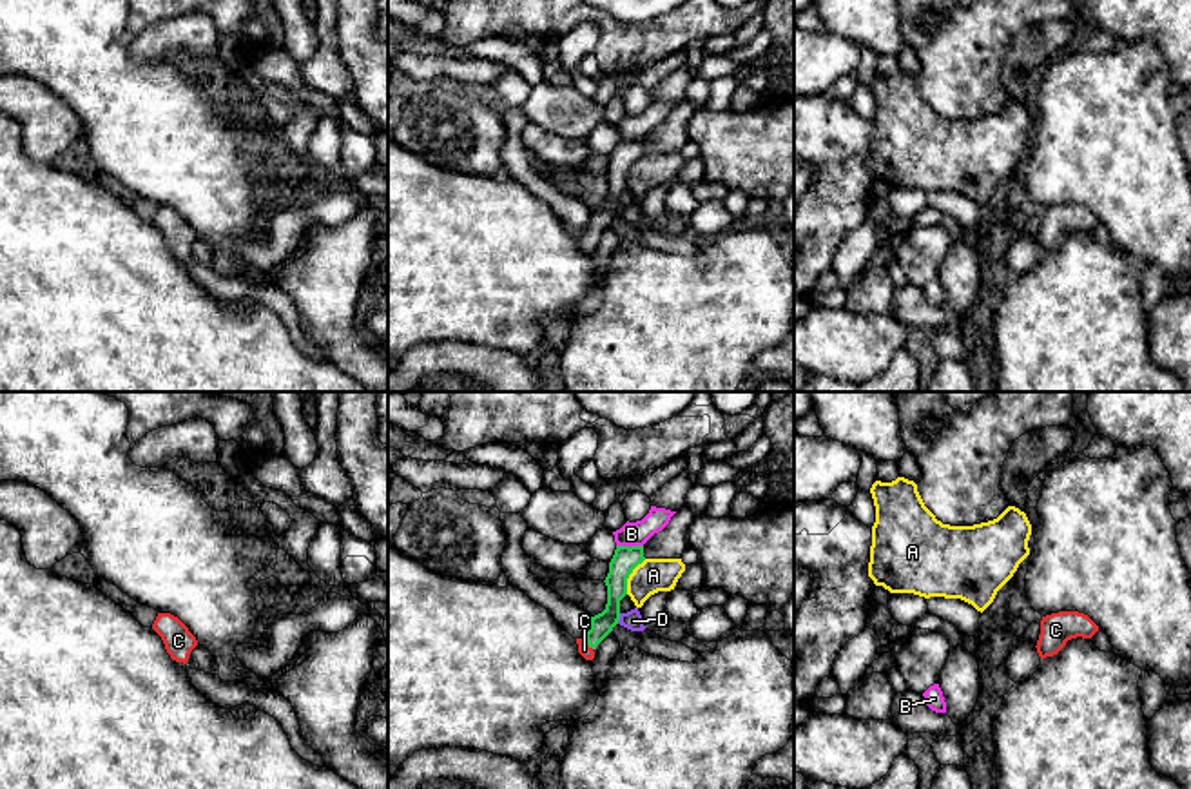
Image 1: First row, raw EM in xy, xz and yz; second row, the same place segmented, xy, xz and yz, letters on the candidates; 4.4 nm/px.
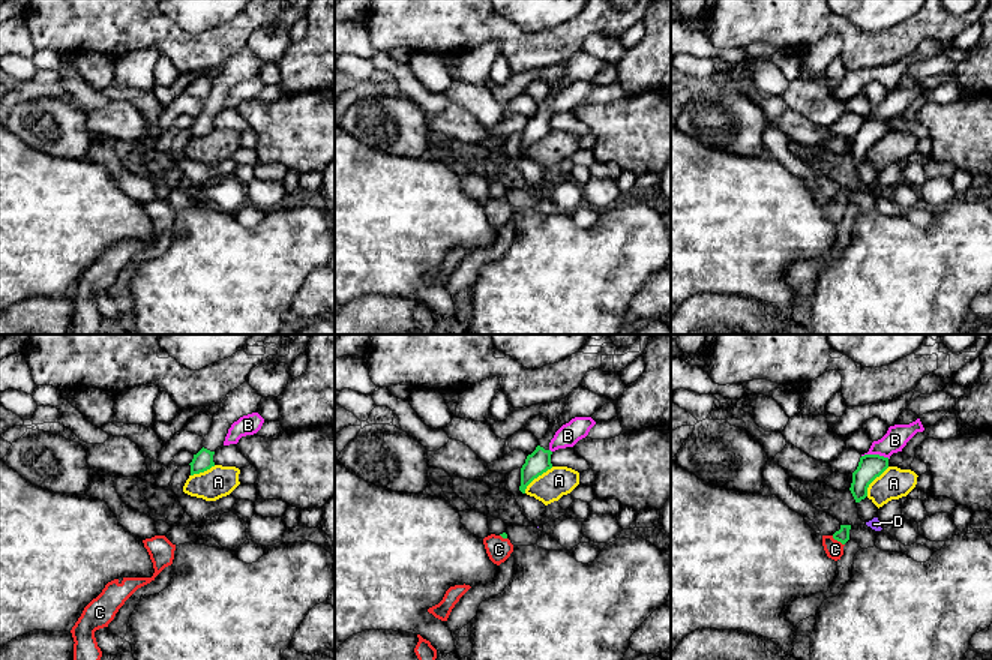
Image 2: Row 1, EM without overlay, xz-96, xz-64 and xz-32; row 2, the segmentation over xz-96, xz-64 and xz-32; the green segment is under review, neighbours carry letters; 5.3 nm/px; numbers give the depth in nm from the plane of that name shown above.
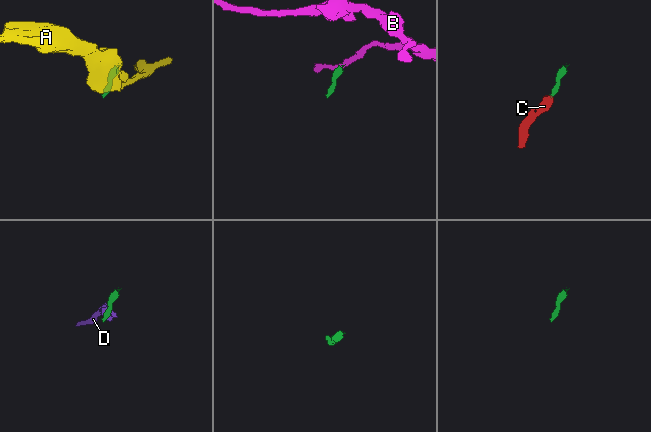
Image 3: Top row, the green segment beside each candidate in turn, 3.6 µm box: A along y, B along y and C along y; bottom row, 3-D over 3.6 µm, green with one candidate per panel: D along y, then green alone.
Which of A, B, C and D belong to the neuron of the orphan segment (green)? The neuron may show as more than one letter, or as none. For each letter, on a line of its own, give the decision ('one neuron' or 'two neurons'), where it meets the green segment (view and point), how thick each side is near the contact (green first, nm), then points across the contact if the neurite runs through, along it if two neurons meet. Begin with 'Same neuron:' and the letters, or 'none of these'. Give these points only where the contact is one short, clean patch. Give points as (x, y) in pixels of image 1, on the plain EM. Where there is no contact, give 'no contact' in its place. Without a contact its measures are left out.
Same neuron: C
A: two neurons; meets green in xz at (629, 167); 110 nm thick on the green side, 150 nm on the other; border along xz (646, 153), (629, 169), (626, 187)
B: two neurons; meets green in xz at (628, 140); 110 nm thick on the green side, 110 nm on the other; border along xz (617, 138), (642, 140)
C: one neuron; meets green in xz at (588, 238); 100 nm thick on the green side, 60 nm on the other; runs through xz (602, 218), (588, 238), (584, 243)
D: two neurons; meets green in xz at (619, 213); 110 nm thick on the green side, 80 nm on the other; border along xz (620, 207), (617, 216)

